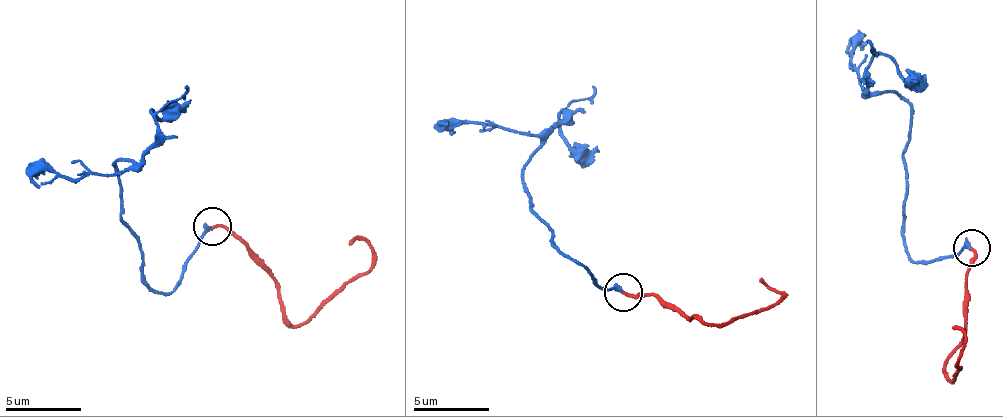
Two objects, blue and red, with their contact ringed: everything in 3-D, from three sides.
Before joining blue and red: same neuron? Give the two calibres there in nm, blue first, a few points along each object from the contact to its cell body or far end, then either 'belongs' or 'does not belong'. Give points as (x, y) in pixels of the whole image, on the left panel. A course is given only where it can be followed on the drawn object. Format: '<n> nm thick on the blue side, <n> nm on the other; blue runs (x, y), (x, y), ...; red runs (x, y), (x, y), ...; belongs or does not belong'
280 nm thick on the blue side, 200 nm on the other; blue runs (211, 226), (170, 291), (144, 279), (121, 218), (113, 164), (155, 141), (152, 110), (189, 102); red runs (211, 226), (226, 227), (268, 273), (287, 320), (295, 324), (306, 324), (371, 268), (367, 245), (348, 241); belongs

